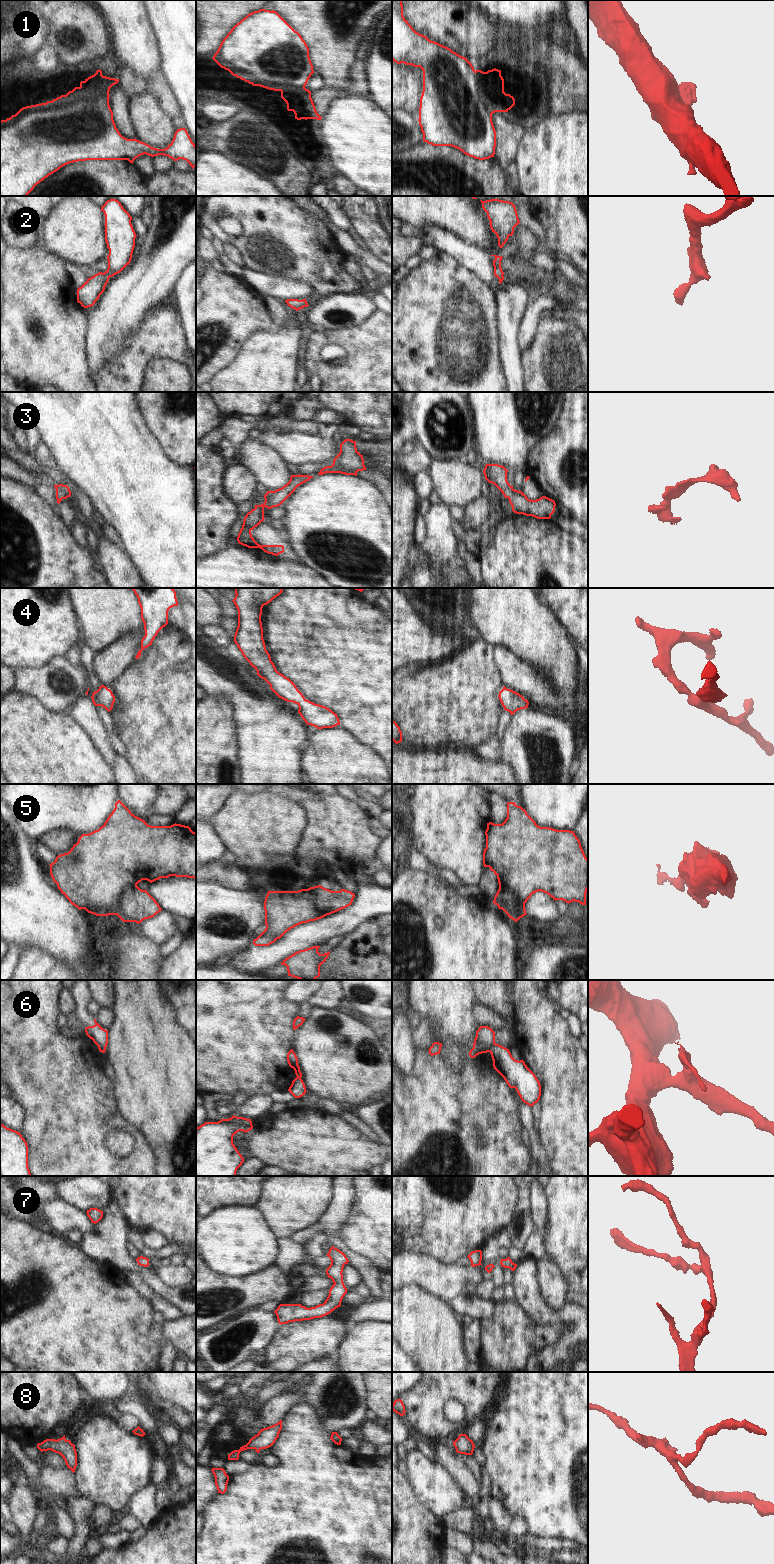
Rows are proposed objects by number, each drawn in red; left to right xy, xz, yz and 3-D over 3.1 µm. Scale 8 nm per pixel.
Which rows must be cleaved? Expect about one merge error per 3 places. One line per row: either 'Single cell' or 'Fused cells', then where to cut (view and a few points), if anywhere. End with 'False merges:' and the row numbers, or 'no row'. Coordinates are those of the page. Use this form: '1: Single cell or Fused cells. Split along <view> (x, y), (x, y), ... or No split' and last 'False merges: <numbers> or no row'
1: Single cell. No split
2: Single cell. No split
3: Single cell. No split
4: Single cell. No split
5: Fused cells. Split along xy (136, 885), (123, 891), (121, 899), (117, 904), (116, 914)
6: Fused cells. Split along yz (495, 1043), (489, 1051)
7: Single cell. No split
8: Single cell. No split
False merges: 5, 6.

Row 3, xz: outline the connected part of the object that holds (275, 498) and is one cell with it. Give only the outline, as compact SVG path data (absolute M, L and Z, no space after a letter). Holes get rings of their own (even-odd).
M291 475L289 482L275 491L267 491L264 495L265 502L255 505L255 508L246 514L242 528L237 537L239 544L248 548L260 548L268 554L278 556L284 552L283 545L260 545L252 537L251 531L264 521L264 508L271 509L280 506L301 484L309 481L313 476Z

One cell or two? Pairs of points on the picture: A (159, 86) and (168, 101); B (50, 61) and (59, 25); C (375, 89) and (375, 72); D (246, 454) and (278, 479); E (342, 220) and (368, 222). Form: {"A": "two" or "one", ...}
{"A": "one", "B": "two", "C": "one", "D": "one", "E": "two"}

